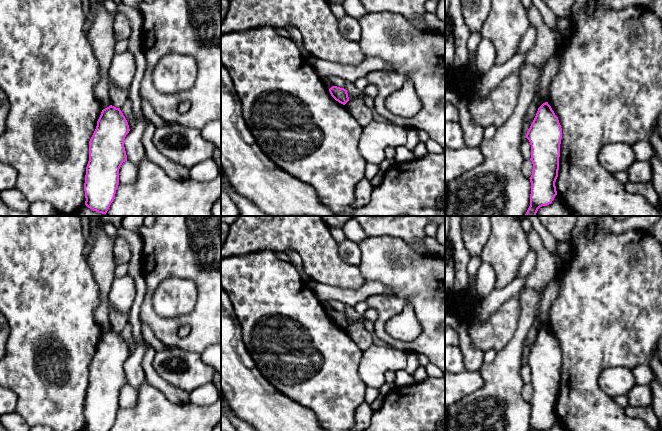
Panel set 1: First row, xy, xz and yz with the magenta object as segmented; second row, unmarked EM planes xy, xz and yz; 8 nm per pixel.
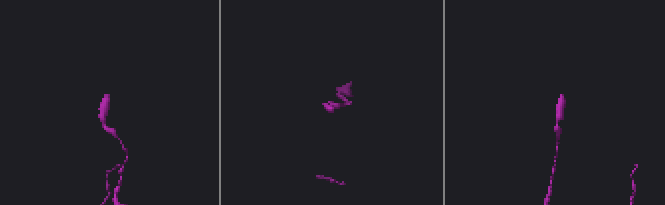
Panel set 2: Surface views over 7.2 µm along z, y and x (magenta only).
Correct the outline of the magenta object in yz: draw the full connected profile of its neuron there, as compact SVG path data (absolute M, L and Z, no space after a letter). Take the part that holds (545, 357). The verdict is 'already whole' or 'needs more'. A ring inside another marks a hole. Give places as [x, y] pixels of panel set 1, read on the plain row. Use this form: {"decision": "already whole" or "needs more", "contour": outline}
{"decision": "already whole", "contour": "M548 326L543 327L527 355L533 388L530 430L542 431L552 427L557 419L555 406L558 401L562 352Z"}

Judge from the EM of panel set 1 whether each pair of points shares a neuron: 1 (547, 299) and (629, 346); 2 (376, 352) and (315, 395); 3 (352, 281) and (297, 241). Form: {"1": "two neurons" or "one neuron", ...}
{"1": "two neurons", "2": "two neurons", "3": "one neuron"}

